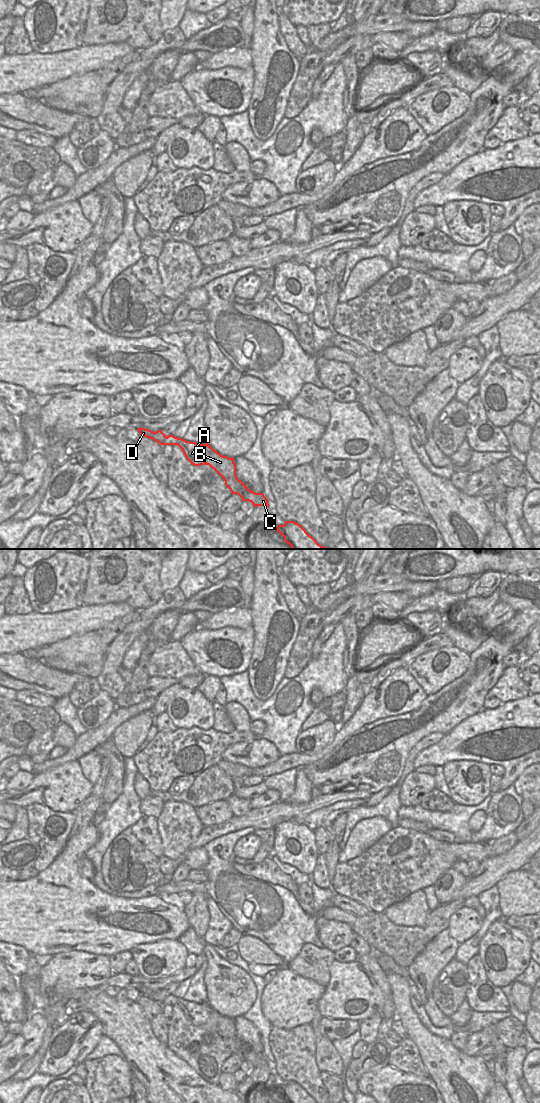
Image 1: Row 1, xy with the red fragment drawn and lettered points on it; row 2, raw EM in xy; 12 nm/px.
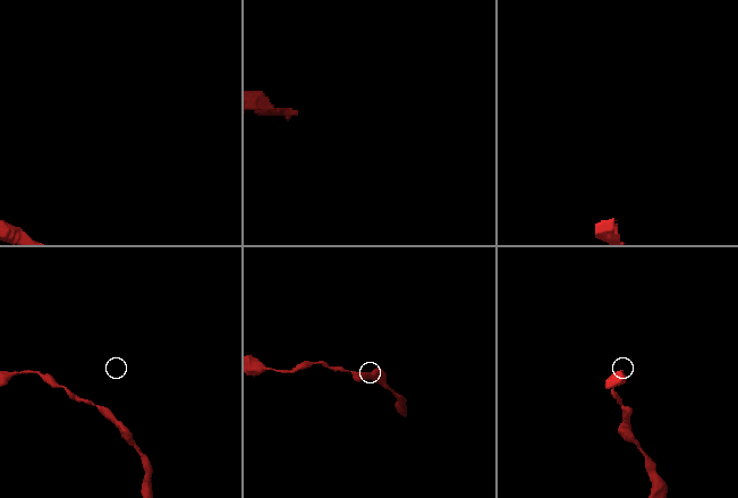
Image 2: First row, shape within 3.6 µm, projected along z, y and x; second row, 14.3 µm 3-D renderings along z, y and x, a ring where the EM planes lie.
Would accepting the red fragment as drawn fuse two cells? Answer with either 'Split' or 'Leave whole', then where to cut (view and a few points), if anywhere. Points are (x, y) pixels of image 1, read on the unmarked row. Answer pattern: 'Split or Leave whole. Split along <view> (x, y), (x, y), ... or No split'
Leave whole. No split

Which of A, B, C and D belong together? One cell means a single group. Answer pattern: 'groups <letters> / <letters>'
groups A B C D

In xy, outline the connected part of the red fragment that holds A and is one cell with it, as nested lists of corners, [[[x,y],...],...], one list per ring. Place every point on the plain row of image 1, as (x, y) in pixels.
[[[138,988],[137,990],[141,996],[151,998],[163,1006],[178,1005],[182,1009],[186,1019],[194,1026],[209,1025],[224,1039],[225,1045],[230,1049],[231,1053],[239,1055],[243,1061],[251,1062],[254,1067],[269,1067],[268,1059],[263,1053],[255,1053],[249,1050],[246,1045],[237,1038],[234,1018],[221,1015],[208,1003],[197,1004],[171,994],[166,997],[161,990],[156,992],[145,988]]]

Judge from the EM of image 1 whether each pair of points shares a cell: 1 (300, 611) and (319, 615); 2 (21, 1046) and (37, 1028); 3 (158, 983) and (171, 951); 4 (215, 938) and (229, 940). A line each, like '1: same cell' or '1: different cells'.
1: different cells
2: same cell
3: different cells
4: different cells

